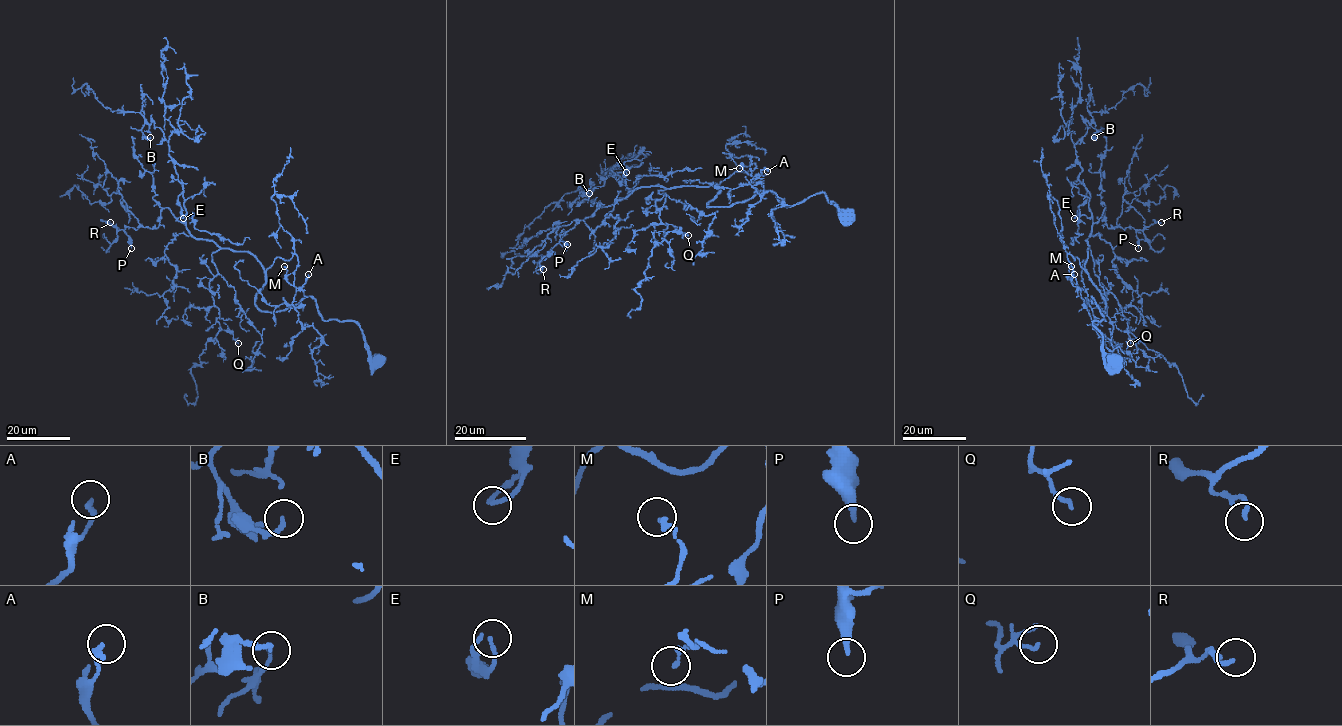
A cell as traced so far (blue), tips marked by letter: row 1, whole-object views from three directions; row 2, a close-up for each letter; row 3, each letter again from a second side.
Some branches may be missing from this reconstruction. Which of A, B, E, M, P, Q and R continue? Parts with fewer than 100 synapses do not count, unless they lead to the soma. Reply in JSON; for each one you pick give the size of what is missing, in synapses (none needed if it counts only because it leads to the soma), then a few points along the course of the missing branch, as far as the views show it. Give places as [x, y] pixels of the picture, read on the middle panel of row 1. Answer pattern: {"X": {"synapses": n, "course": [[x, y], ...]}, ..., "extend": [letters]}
{"extend": []}

